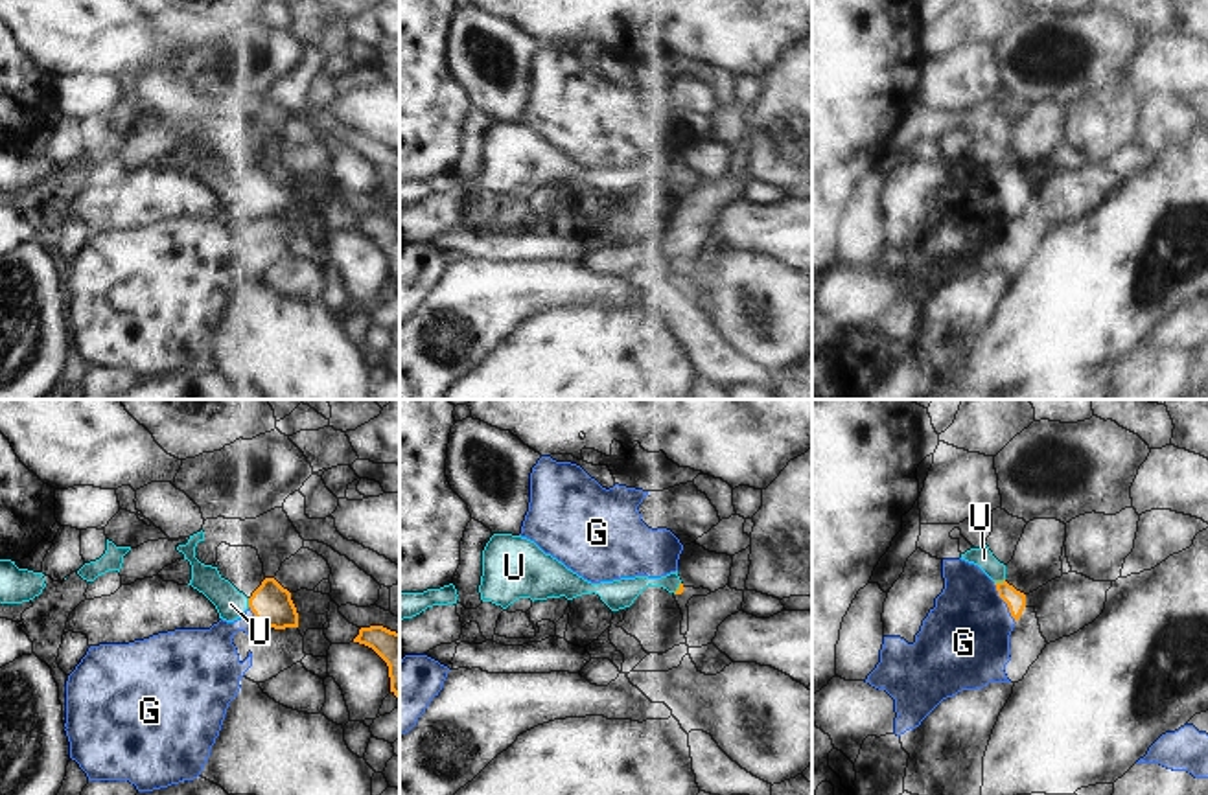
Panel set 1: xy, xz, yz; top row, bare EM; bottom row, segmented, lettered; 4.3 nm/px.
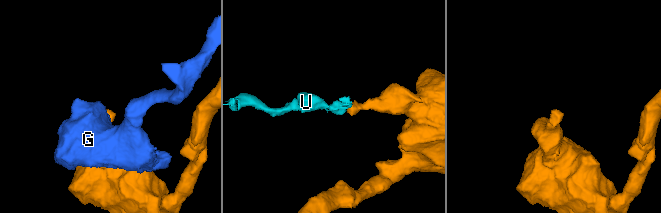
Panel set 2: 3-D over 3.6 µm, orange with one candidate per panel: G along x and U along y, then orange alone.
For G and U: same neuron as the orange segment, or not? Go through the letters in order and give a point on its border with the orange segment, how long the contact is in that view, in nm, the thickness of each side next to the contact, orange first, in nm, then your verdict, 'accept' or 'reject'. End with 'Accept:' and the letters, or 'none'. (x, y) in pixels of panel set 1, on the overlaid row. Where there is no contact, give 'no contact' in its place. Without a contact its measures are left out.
G: yz (1004, 600) | 200 nm | 90/400 nm | reject
U: yz (998, 582) | 50 nm | 90/90 nm | accept
Accept: U

